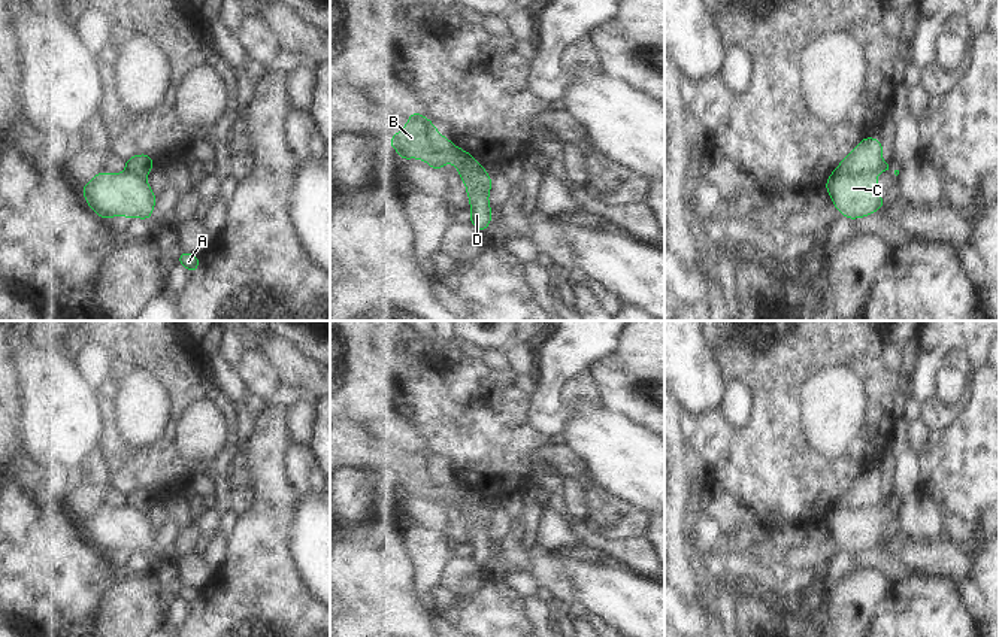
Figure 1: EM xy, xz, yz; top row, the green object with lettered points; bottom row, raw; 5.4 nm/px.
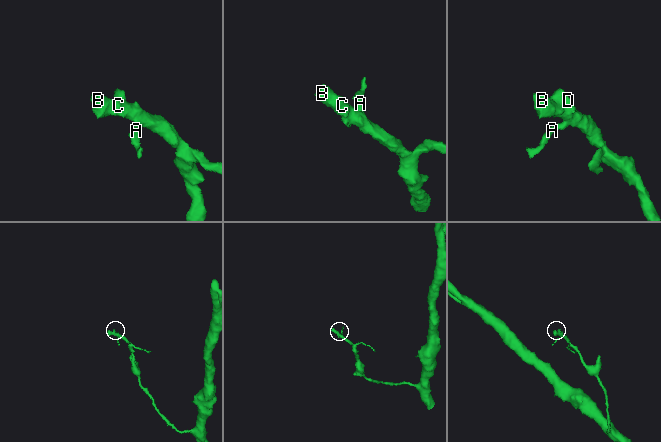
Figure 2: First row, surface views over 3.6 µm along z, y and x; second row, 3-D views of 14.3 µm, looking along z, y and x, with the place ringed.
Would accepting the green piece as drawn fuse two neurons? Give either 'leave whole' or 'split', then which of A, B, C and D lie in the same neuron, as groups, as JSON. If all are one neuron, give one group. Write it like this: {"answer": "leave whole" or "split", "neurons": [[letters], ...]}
{"answer": "split", "neurons": [["A", "B", "C"], ["D"]]}

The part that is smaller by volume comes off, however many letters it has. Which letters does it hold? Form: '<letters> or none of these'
D

